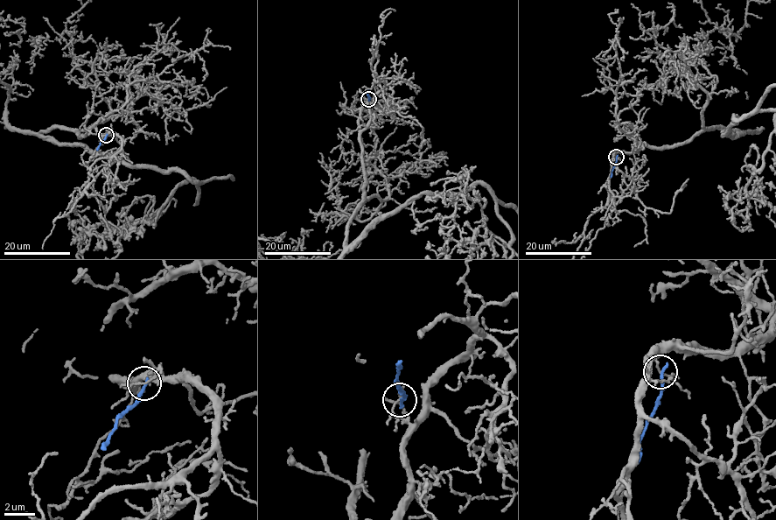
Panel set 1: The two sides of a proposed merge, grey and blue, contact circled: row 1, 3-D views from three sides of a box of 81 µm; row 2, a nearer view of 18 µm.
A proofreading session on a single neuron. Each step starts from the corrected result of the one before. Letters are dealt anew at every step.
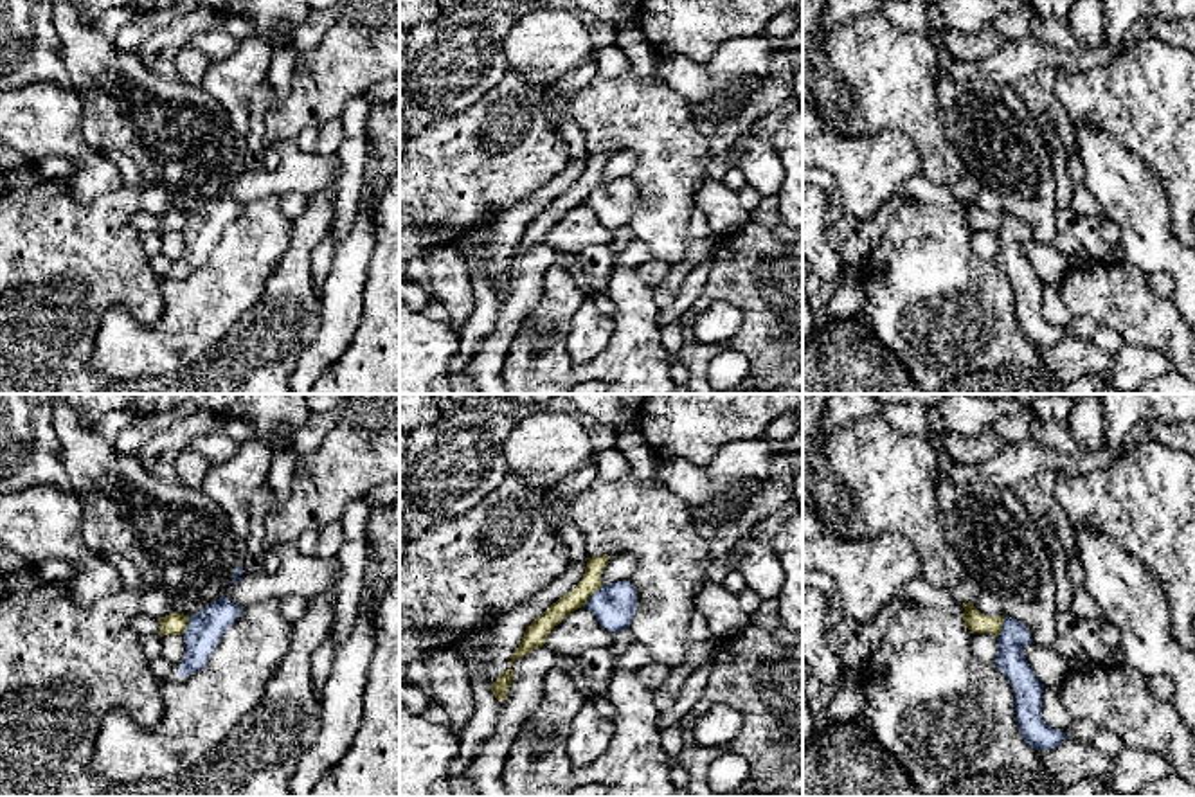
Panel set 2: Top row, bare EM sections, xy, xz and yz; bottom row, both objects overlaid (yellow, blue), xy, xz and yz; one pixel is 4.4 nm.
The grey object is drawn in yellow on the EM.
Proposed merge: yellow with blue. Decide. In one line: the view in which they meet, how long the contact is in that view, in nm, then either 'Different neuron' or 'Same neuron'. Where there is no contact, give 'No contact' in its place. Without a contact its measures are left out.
Touches yellow in xz. Shared border 130 nm. Different neuron

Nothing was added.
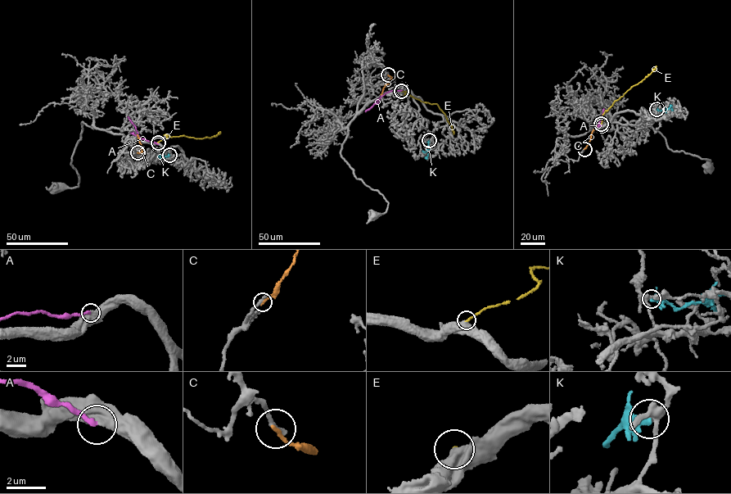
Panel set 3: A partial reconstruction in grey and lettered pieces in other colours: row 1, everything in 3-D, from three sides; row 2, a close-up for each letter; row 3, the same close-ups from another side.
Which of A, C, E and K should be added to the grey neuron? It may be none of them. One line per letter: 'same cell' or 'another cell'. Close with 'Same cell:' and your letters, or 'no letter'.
A: another cell
C: another cell
E: another cell
K: another cell
Same cell: no letter

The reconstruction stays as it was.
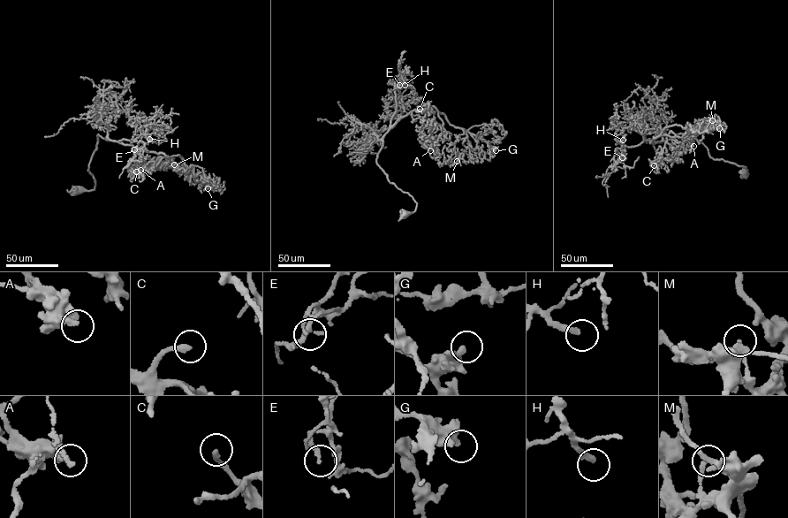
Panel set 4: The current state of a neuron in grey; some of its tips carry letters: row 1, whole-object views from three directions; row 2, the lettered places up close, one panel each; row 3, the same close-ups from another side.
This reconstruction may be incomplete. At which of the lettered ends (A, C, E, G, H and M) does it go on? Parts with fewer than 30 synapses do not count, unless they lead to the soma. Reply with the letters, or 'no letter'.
H

